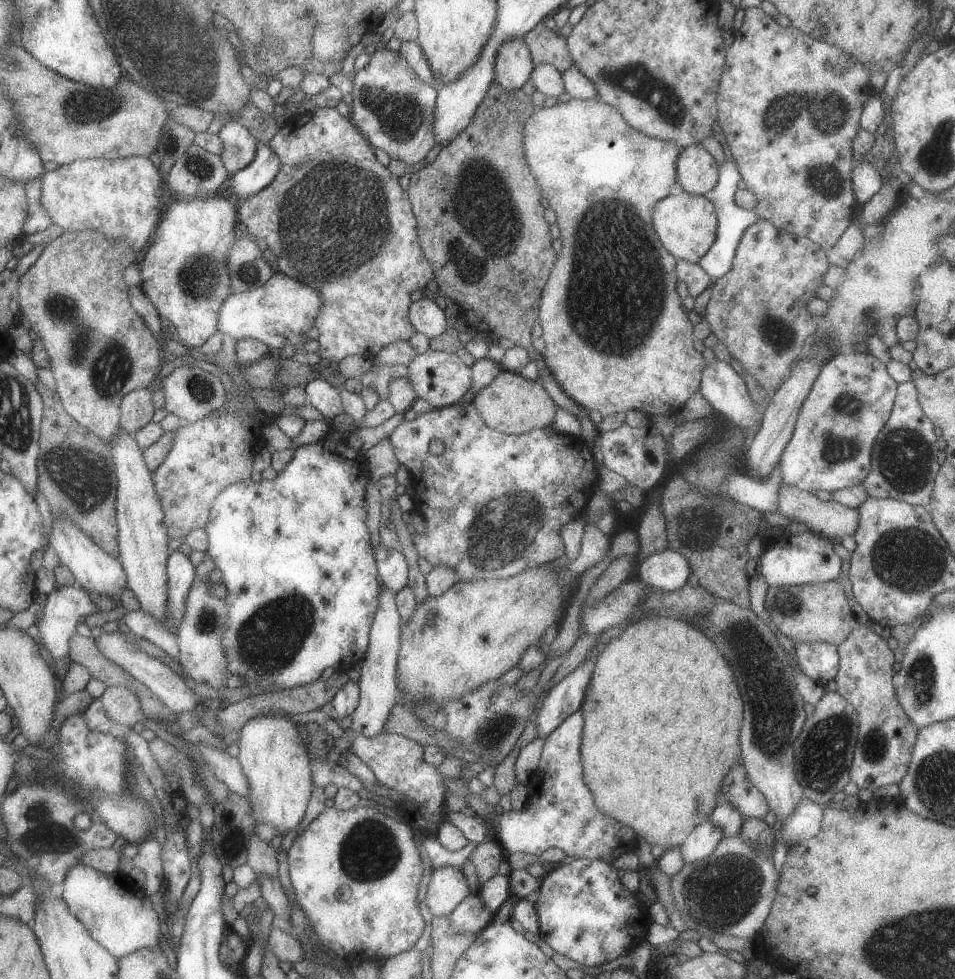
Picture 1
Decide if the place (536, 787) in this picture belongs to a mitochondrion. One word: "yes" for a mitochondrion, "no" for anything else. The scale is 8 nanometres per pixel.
no

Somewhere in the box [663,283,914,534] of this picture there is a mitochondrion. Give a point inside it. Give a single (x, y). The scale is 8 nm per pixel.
(835, 450)

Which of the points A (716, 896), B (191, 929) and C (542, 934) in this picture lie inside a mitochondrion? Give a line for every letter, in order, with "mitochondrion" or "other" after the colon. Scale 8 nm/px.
A: mitochondrion
B: other
C: other

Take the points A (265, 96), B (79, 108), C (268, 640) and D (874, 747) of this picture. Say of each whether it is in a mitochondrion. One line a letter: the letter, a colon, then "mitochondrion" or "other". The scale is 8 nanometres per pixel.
A: other
B: mitochondrion
C: mitochondrion
D: mitochondrion

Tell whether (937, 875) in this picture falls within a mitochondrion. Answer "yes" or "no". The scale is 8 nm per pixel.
no

